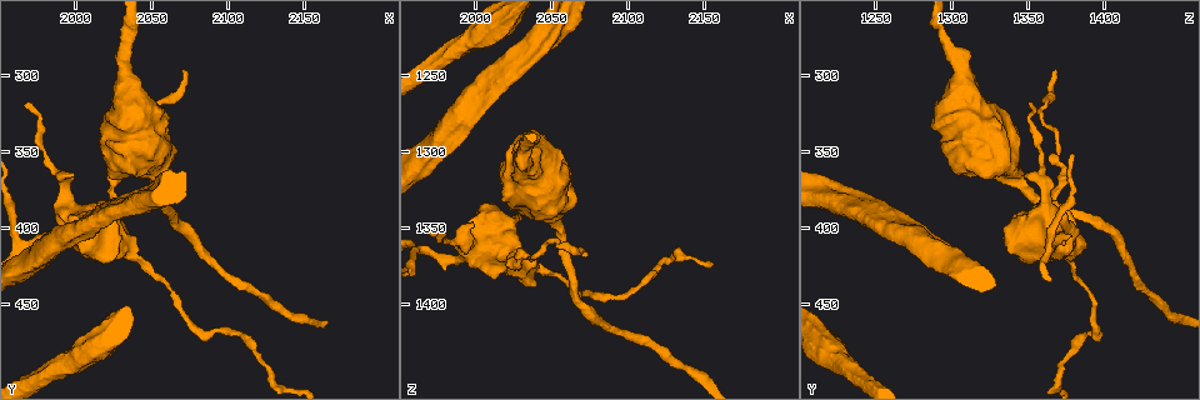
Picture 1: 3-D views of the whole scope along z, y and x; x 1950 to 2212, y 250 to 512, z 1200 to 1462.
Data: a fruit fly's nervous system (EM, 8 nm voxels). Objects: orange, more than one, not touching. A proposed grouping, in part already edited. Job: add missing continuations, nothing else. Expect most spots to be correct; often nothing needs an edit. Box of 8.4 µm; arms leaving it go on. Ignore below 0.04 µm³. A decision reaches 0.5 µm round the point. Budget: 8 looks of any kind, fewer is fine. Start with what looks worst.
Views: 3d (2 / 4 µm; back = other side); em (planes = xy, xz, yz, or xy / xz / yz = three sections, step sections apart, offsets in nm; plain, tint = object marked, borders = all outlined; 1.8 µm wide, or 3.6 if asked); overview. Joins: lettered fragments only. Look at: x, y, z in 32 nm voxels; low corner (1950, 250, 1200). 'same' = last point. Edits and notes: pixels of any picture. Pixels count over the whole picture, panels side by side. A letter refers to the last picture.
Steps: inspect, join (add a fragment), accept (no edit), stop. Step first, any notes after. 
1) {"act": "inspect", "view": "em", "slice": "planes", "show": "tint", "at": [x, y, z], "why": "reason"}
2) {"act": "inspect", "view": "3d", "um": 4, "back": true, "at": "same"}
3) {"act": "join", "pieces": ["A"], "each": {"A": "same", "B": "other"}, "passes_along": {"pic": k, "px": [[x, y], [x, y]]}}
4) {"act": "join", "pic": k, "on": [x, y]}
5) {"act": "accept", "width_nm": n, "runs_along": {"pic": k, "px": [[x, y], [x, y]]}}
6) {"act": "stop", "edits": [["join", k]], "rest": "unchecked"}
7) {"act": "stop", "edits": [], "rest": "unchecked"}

{"act": "inspect", "view": "em", "slice": "xy", "step": 8, "show": "borders", "at": [2070, 296, 1368], "why": "an open end"}

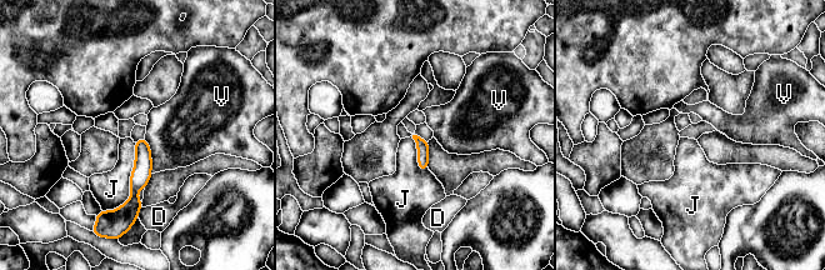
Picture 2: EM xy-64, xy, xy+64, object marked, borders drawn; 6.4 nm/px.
{"act": "accept", "width_nm": 80, "longest_contact_nm": ["J", 500], "each": {"D": "other", "J": "other", "V": "other"}, "found": "no lettered fragment goes on from it"}

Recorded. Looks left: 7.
{"act": "inspect", "view": "3d", "um": 4, "at": [2022, 376, 1368], "why": "thick turns thin"}

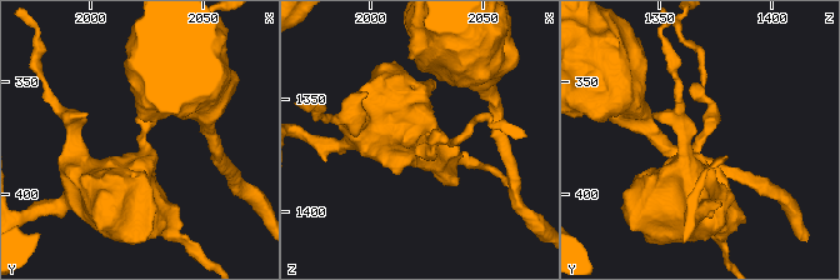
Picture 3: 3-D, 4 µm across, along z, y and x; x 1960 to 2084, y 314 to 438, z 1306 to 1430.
{"act": "inspect", "view": "em", "um": 3.6, "slice": "planes", "show": "borders", "at": [2023, 378, 1369], "why": "need the tissue"}

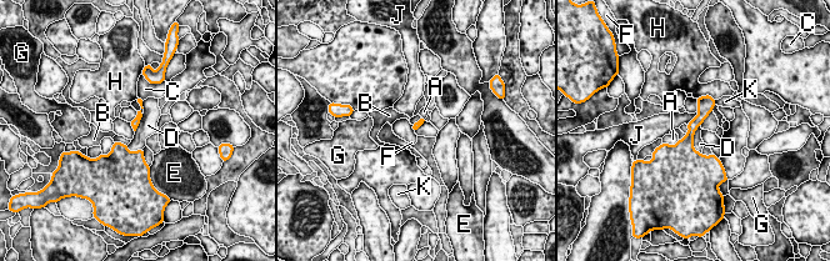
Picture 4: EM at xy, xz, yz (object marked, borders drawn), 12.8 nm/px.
{"act": "accept", "each": {"A": "other", "B": "other", "C": "other", "D": "other", "E": "other", "F": "other", "G": "other", "H": "other", "J": "other", "K": "other"}, "runs_along": {"pic": 4, "px": [[708, 99], [689, 135], [698, 166]]}, "found": "none of them fits"}

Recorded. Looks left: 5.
{"act": "inspect", "view": "em", "um": 3.6, "slice": "xy", "step": 4, "show": "tint", "at": [2030, 298, 1306], "why": "sudden change in width"}

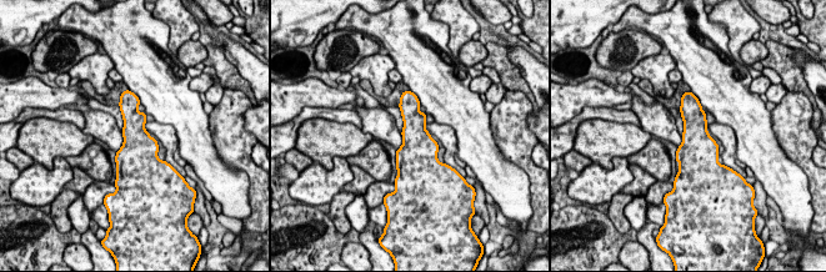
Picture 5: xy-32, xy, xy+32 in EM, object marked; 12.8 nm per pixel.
{"act": "inspect", "view": "em", "um": 3.6, "slice": "planes", "show": "borders", "at": "same"}

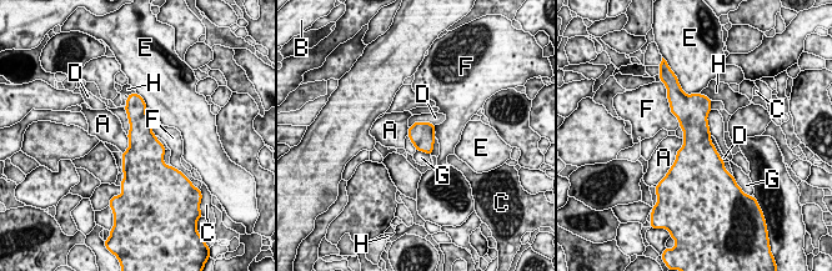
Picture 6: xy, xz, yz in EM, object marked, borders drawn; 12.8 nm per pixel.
{"act": "accept", "width_nm": 320, "each": {"A": "other", "B": "other", "C": "other", "D": "other", "E": "other", "F": "other", "G": "other", "H": "other"}, "found": "none of them fits"}

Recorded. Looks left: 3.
{"act": "stop", "edits": [], "rest": "unchecked"}

